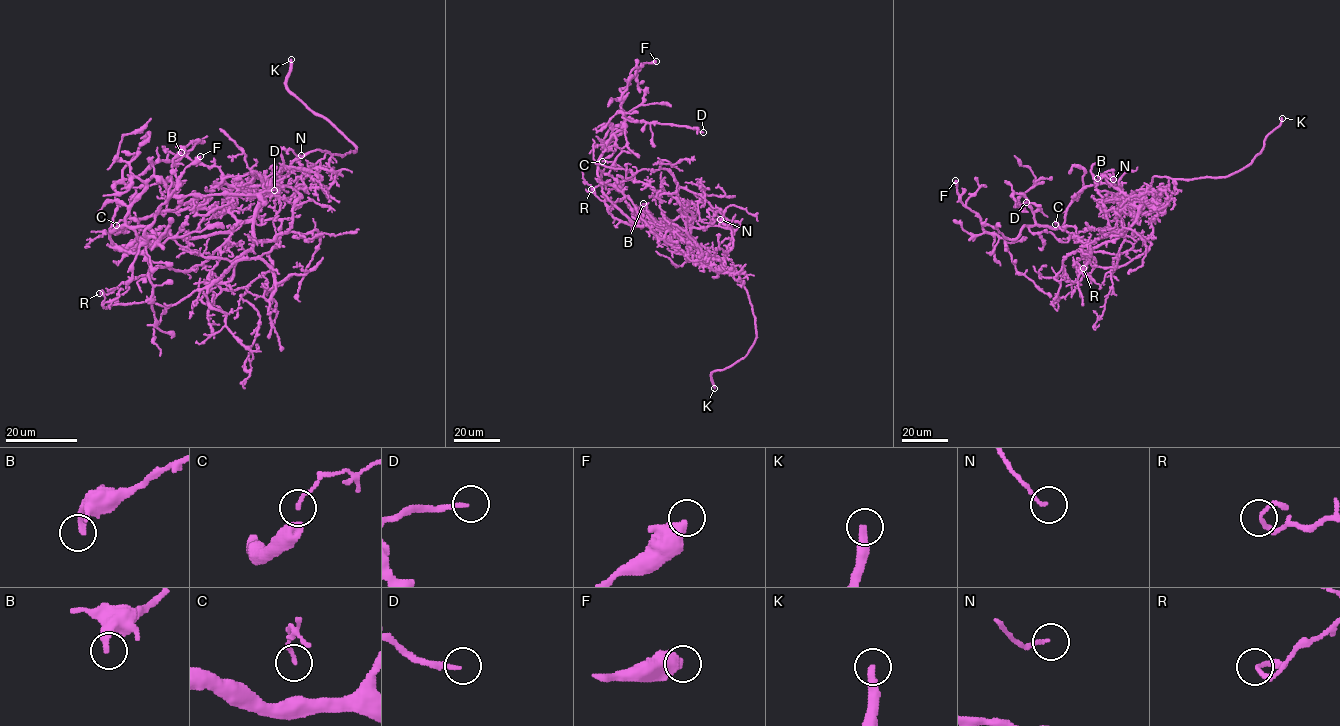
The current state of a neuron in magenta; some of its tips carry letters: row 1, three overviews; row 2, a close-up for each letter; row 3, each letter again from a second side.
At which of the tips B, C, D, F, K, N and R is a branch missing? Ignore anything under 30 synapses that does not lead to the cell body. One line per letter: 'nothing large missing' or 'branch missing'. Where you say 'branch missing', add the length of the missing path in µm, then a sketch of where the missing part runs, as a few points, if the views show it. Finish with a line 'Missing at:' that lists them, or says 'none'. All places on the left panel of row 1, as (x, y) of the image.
B: nothing large missing
C: nothing large missing
D: branch missing | 20 µm | (274, 190), (305, 186), (317, 192), (324, 200)
F: nothing large missing
K: branch missing | 10 µm | (291, 59), (292, 51), (282, 41), (285, 37)
N: nothing large missing
R: nothing large missing
Missing at: D, K

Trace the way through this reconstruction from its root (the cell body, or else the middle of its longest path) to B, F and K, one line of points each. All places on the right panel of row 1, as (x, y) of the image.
B: (1123, 230), (1085, 240), (1063, 227), (1066, 209), (1079, 191), (1111, 183), (1115, 176), (1109, 170), (1097, 178)
F: (1123, 230), (1085, 240), (1030, 225), (1014, 239), (999, 237), (963, 204), (955, 180)
K: (1123, 230), (1136, 221), (1154, 176), (1228, 176), (1252, 161), (1282, 118)

